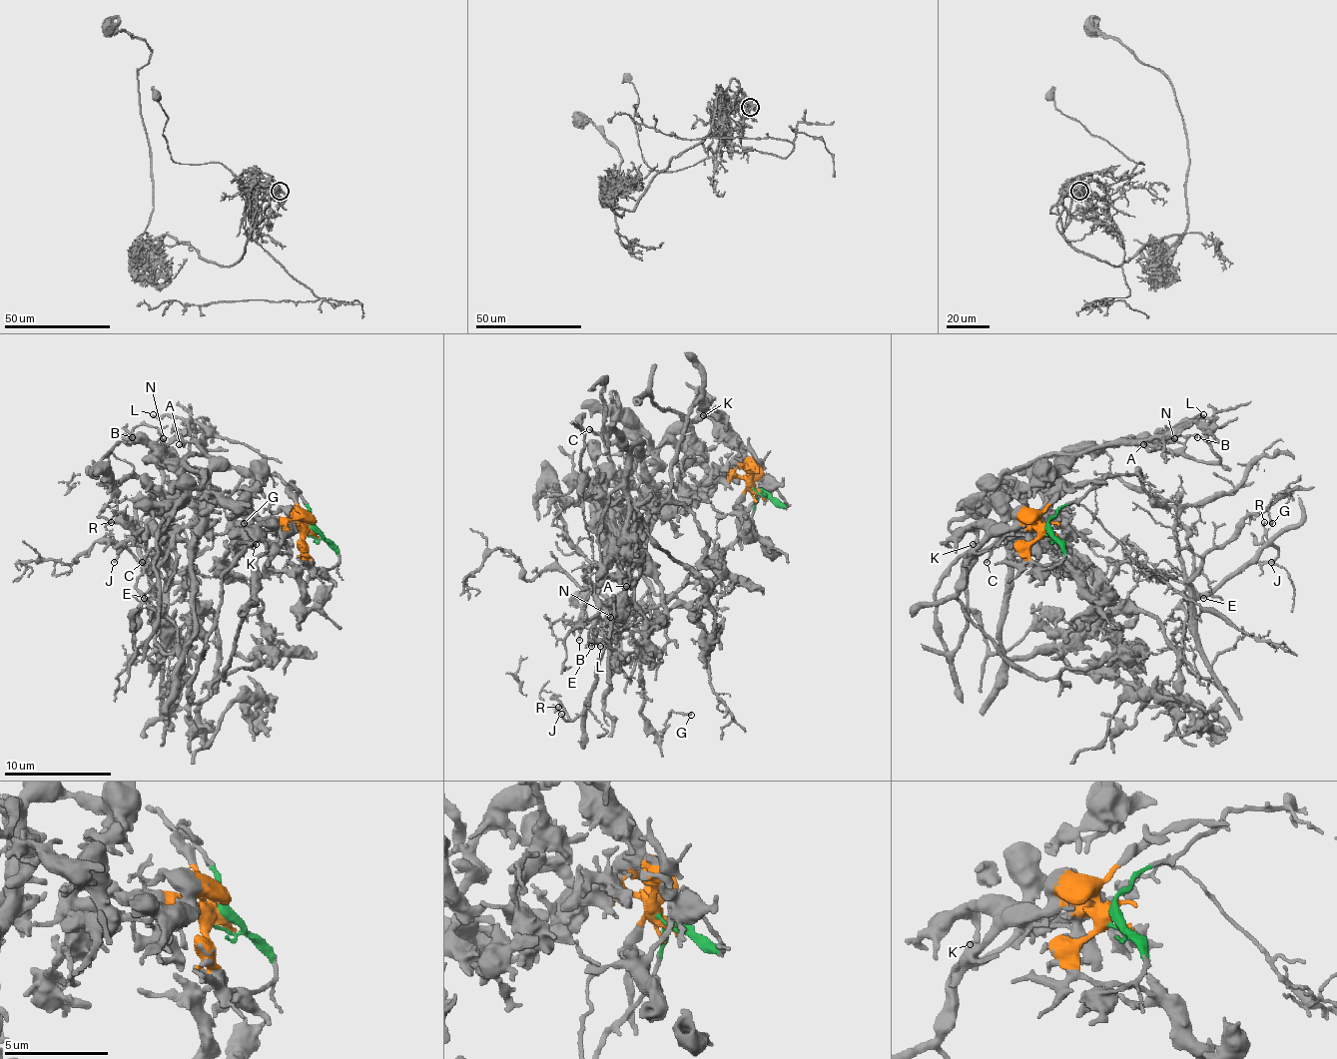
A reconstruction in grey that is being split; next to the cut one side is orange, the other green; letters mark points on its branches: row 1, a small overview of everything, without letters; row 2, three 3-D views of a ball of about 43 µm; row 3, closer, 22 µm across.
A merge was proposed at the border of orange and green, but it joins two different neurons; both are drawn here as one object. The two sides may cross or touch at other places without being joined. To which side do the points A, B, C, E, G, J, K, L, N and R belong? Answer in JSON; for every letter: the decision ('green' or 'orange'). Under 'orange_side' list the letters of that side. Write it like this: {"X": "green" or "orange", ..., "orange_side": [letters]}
{"A": "orange", "B": "orange", "C": "orange", "E": "green", "G": "green", "J": "green", "K": "orange", "L": "orange", "N": "orange", "R": "green", "orange_side": ["A", "B", "C", "K", "L", "N"]}

